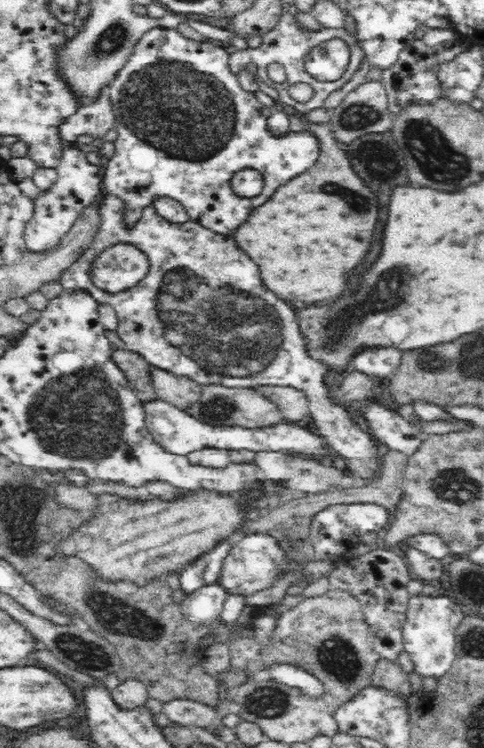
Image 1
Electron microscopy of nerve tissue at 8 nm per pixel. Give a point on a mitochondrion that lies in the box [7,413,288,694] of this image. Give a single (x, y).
(118, 616)

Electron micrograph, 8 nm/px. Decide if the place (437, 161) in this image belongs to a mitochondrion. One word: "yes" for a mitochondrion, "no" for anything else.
yes

